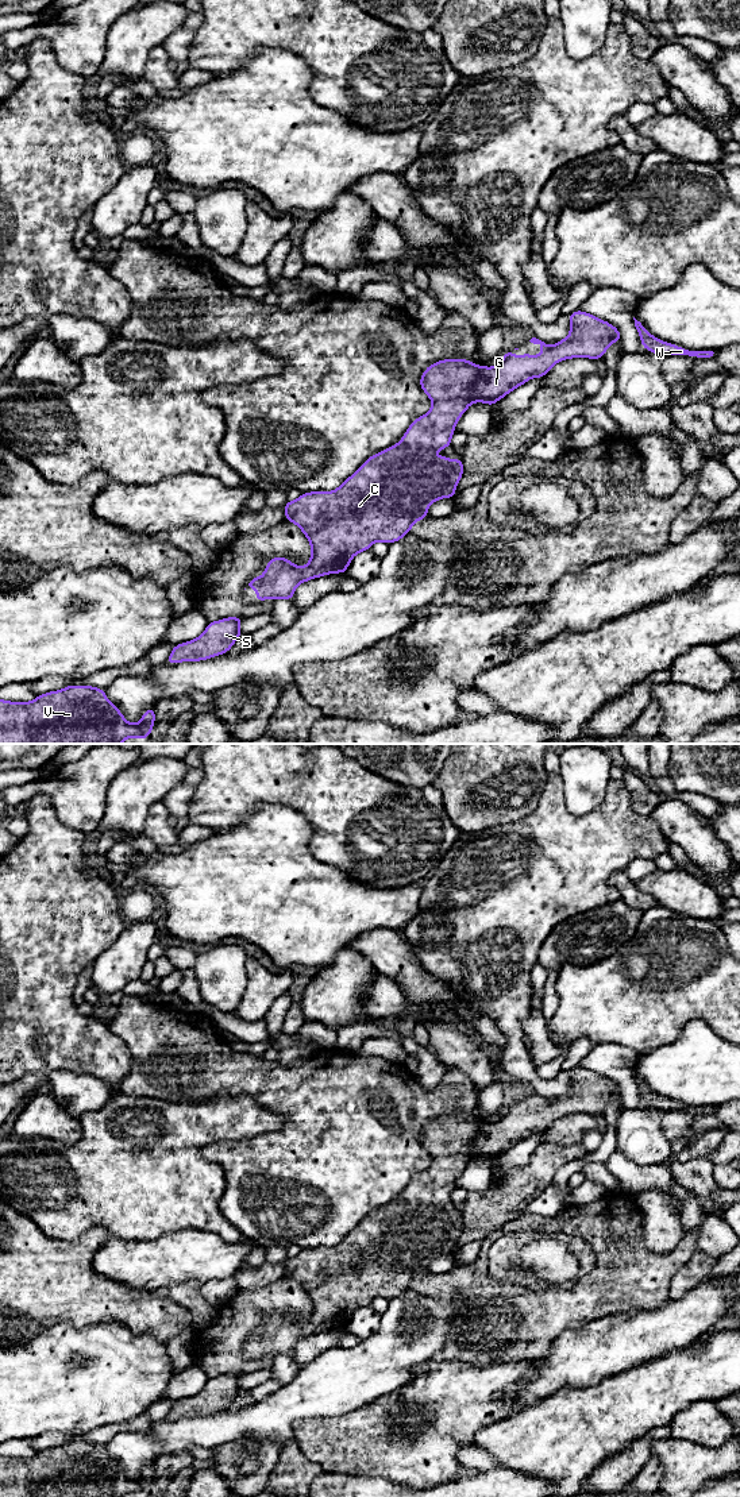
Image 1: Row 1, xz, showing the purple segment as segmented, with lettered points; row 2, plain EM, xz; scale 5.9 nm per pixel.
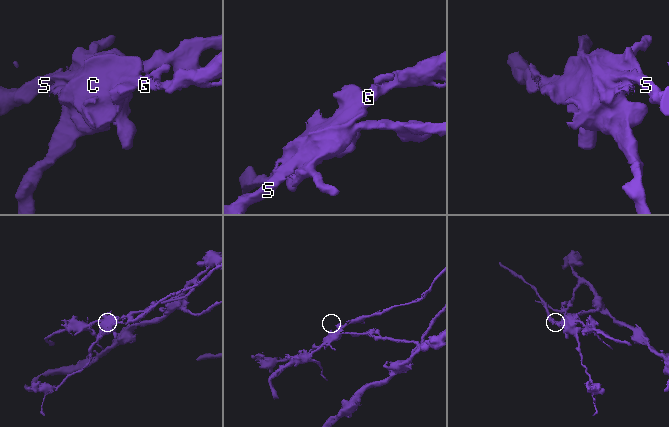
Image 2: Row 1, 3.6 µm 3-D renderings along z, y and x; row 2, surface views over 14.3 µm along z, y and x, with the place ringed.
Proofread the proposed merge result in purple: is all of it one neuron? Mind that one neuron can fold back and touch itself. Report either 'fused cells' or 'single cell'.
fused cells

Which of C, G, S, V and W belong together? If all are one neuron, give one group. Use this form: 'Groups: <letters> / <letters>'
Groups: C / G S V W

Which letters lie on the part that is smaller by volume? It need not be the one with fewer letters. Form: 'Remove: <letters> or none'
Remove: G, S, V, W

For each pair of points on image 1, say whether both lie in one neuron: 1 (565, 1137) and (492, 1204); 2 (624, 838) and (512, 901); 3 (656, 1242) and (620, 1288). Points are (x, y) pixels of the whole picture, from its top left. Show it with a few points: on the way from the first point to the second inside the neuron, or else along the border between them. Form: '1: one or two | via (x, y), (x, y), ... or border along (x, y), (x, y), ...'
1: two | border along (542, 1142), (555, 1142), (559, 1145), (579, 1144)
2: one | via (596, 845), (559, 865), (551, 865), (540, 872)
3: two | border along (642, 1219), (650, 1251), (677, 1246)

